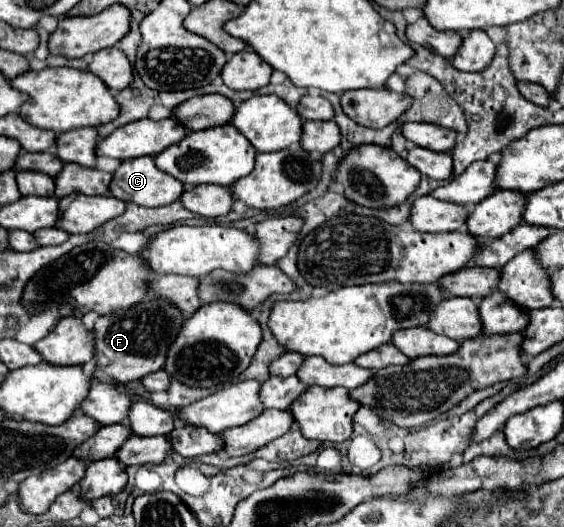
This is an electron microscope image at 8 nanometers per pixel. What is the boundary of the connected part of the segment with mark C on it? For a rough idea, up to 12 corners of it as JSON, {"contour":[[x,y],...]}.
{"contour":[[154,158],[124,160],[110,194],[140,206],[182,198],[184,184]]}

